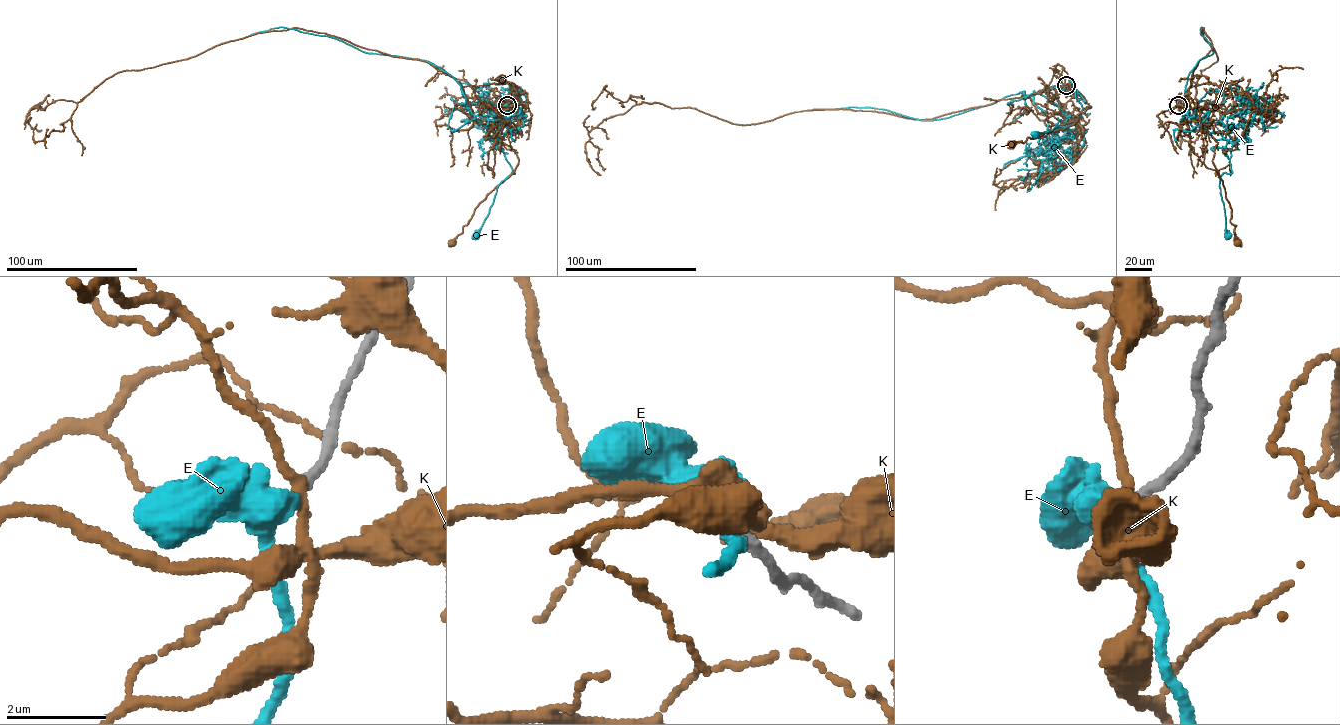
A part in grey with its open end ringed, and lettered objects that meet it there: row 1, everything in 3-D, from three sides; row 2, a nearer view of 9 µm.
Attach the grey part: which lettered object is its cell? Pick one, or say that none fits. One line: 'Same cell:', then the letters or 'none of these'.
Same cell: E

